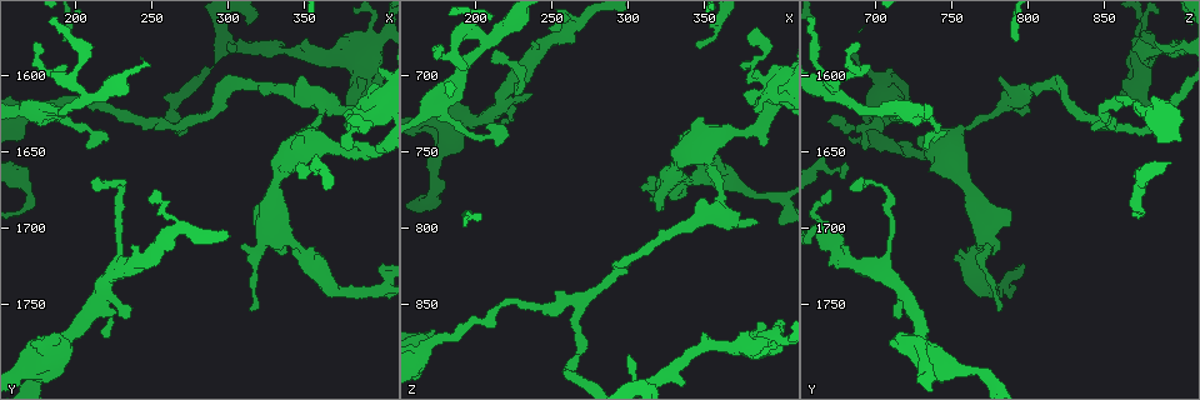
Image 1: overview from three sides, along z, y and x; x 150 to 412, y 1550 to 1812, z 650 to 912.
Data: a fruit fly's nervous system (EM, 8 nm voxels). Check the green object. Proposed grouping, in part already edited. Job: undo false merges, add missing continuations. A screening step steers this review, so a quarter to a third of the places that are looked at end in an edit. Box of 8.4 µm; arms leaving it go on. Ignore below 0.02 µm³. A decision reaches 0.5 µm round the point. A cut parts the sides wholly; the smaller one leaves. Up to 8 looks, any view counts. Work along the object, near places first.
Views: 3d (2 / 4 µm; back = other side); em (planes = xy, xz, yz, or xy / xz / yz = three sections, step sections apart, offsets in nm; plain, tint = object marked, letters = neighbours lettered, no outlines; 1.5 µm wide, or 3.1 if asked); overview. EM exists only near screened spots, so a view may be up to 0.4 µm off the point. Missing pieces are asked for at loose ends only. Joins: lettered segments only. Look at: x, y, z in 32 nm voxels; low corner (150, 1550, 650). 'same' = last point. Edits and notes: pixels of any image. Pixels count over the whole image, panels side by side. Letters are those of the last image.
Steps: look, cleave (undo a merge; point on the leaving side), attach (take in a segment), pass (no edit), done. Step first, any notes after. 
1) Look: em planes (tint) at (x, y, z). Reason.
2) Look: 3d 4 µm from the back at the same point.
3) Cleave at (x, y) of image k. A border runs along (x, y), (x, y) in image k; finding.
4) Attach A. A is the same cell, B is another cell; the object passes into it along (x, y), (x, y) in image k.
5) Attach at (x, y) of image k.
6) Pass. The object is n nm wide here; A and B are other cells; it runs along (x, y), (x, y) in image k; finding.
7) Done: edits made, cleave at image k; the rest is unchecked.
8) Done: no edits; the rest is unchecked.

Look: 3d 4 µm at (250, 1684, 670). Tapers out.

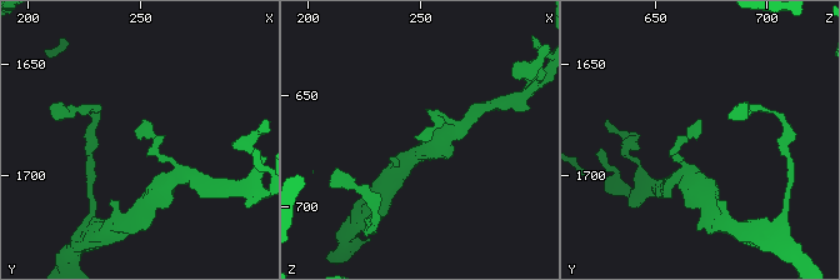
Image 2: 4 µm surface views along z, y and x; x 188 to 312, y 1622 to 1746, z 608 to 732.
Look: em 3.1 µm planes (letters) at (248, 1683, 670).

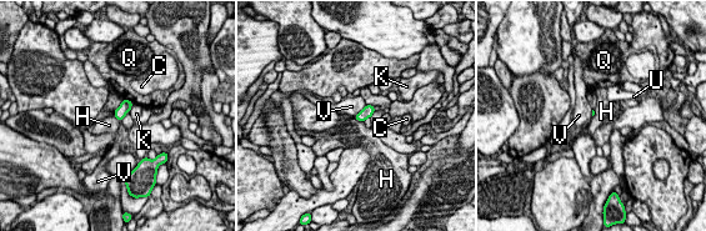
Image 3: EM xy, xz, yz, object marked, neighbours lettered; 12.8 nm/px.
Pass. C, H, K, Q, U and V are other cells; a border runs along (114, 110), (114, 116), (120, 122) in image 3; no lettered segment goes on from it.

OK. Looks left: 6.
Look: 3d 2 µm at (380, 1646, 692). Tapers out.

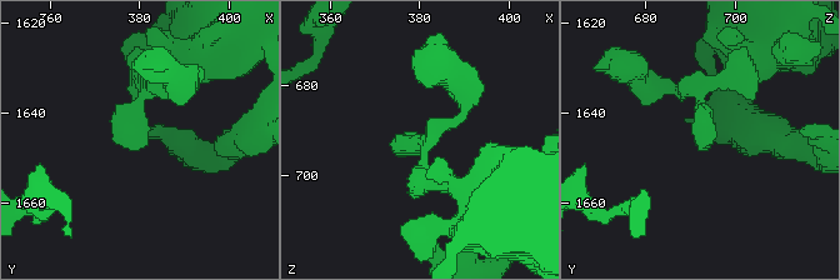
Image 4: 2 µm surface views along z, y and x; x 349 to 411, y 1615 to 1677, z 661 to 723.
Look: em planes (letters) at (381, 1648, 693).

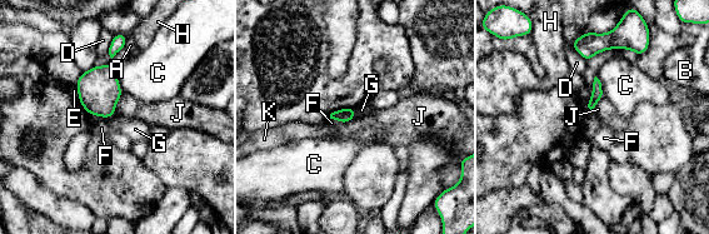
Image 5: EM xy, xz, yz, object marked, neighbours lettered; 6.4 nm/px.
Pass. A, B, C, D, E, F, G, H, J and K are other cells; none of them fits.

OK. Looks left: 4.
Look: em xy step 8 (letters) at (176, 1626, 720). Three-way junction.

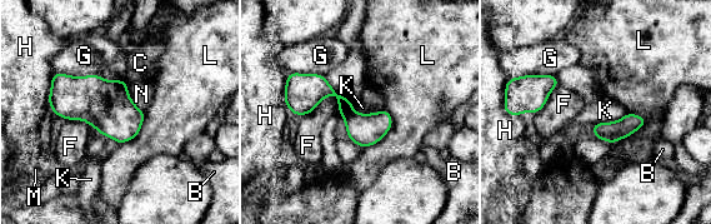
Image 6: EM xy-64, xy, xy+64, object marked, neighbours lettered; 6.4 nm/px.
Look: em xz step 4 (letters) at the same point. Another direction.

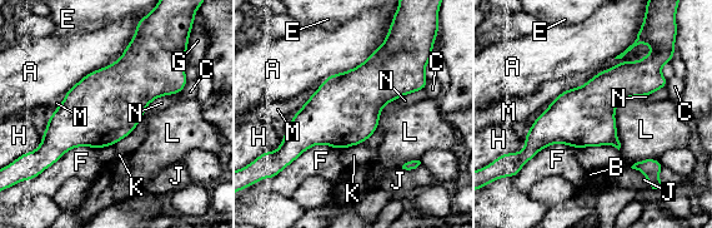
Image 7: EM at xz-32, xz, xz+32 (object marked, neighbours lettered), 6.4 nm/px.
Pass. The object is 380 nm wide here; A, B, C, E, F, G, H, J, K, L, M and N are other cells; all the same cell.

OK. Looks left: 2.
Done: no edits; the rest is unchecked.

